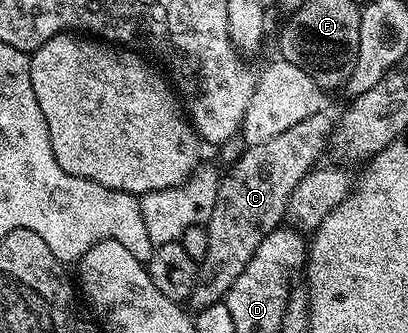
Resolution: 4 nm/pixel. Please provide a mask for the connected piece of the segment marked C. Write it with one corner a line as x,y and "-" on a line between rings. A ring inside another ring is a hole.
330,107
321,108
313,115
309,115
309,119
301,119
301,123
293,123
289,131
281,131
281,135
273,135
273,139
265,139
265,143
246,146
242,150
244,153
236,159
235,166
228,173
222,174
217,191
217,203
213,203
213,215
205,226
208,233
208,251
205,252
203,261
198,262
197,283
189,298
192,310
198,311
224,300
229,287
237,283
237,275
241,275
249,259
253,259
253,251
261,247
261,239
265,239
265,235
269,235
284,224
287,217
287,200
289,195
293,195
293,187
297,187
297,183
301,183
301,179
305,179
305,175
316,168
318,161
315,160
328,148
336,120
336,110
333,111

